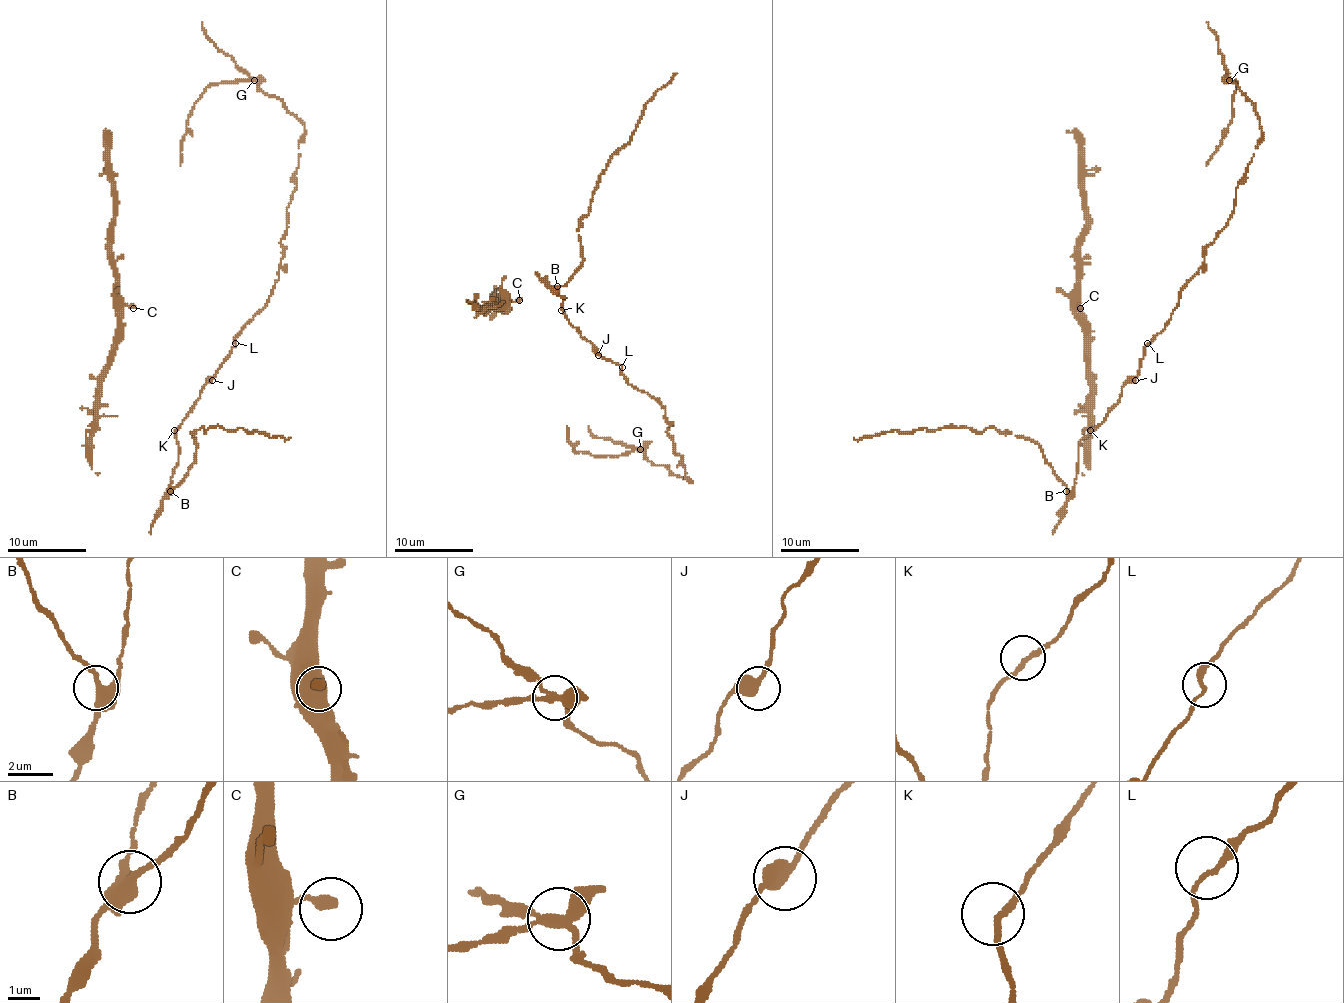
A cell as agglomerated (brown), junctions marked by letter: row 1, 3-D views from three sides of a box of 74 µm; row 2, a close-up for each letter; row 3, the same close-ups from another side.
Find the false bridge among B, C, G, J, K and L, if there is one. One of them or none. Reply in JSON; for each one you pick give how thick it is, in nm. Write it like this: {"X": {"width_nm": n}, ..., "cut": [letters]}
{"G": {"width_nm": 320}, "cut": ["G"]}

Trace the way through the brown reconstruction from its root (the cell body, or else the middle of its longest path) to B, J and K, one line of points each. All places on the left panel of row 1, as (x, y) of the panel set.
B: (235, 345), (218, 373), (202, 388), (200, 398), (176, 432), (178, 465), (170, 479), (170, 491)
J: (235, 345), (212, 380)
K: (235, 345), (218, 373), (202, 388), (200, 398), (188, 416), (174, 430)

